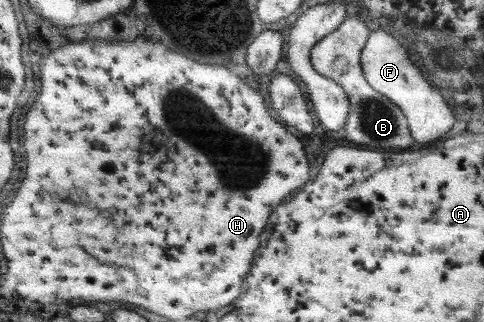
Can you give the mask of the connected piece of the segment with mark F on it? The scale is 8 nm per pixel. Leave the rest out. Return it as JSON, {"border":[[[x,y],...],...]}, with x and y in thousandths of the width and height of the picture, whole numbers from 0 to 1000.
{"border":[[[771,93],[767,106],[760,102],[758,124],[746,152],[742,186],[746,227],[762,258],[762,267],[771,273],[771,283],[783,286],[783,292],[789,292],[798,307],[804,307],[816,323],[816,329],[826,335],[826,345],[839,366],[845,416],[853,422],[857,441],[886,441],[886,435],[911,429],[911,422],[936,391],[936,379],[940,379],[936,348],[924,335],[924,323],[919,323],[919,311],[911,304],[911,292],[899,286],[899,280],[874,248],[874,236],[866,230],[866,217],[862,217],[862,211],[849,199],[849,186],[841,180],[837,149],[824,143],[824,130],[820,130],[816,118],[808,118],[800,99],[791,99],[791,93]]]}

